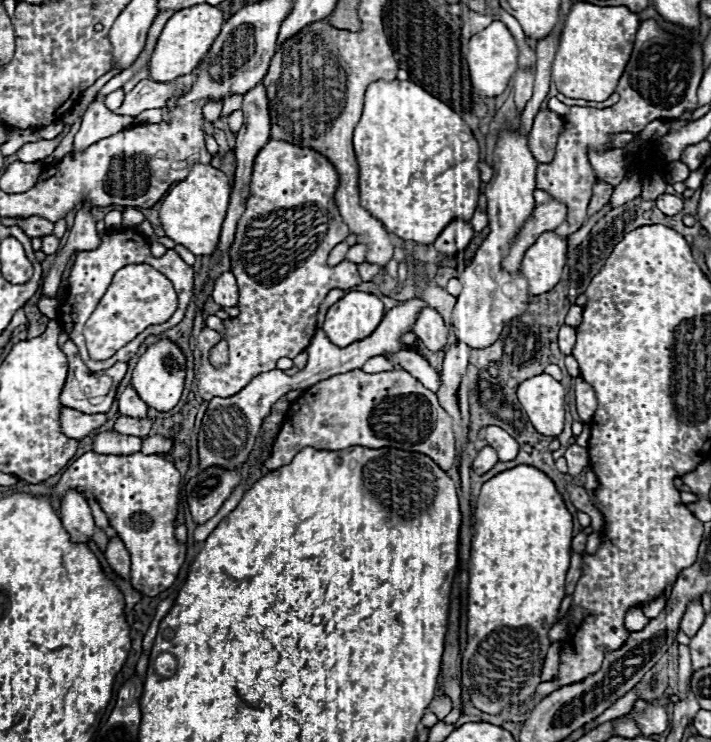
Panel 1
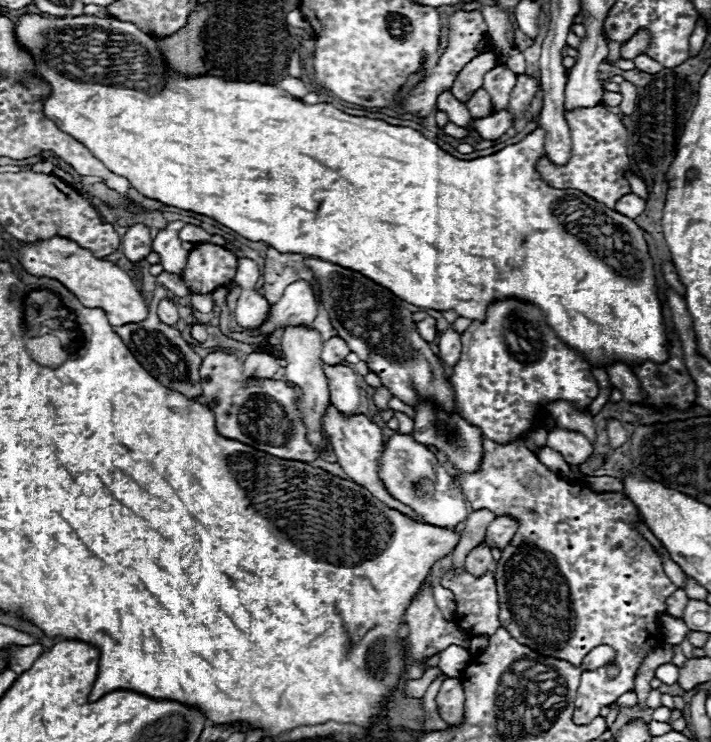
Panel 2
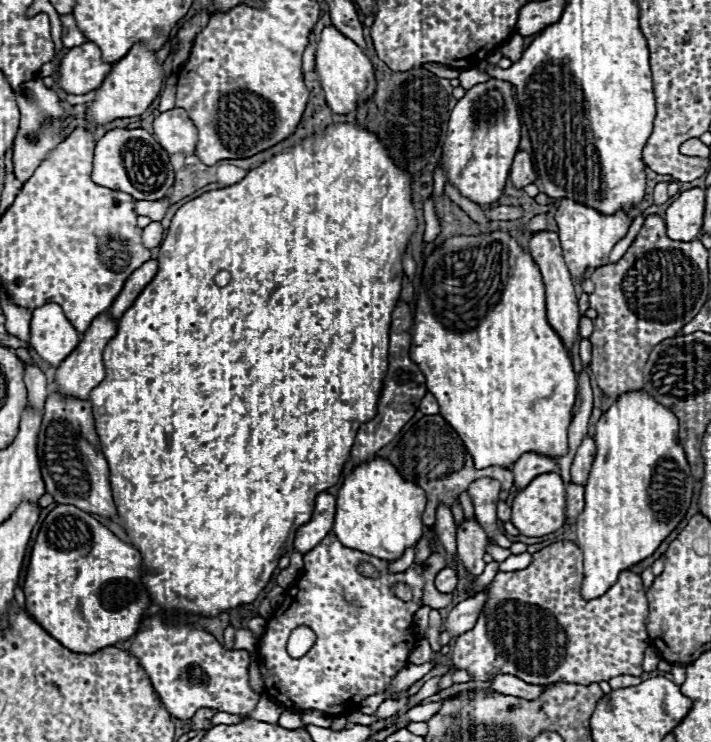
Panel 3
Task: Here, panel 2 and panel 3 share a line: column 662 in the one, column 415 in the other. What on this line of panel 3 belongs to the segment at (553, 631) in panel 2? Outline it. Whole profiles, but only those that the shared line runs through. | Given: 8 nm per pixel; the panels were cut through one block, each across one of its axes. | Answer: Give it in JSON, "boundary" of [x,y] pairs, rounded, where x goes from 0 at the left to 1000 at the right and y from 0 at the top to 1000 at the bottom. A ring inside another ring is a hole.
{"boundary":[[[467,717],[442,741],[428,747],[425,776],[385,822],[366,863],[366,906],[374,935],[411,957],[498,960],[515,938],[537,933],[571,900],[574,884],[588,865],[585,854],[577,854],[577,844],[585,822],[594,817],[596,765],[577,763],[571,771],[546,774],[546,760],[543,755],[484,739]],[[509,757],[520,757],[532,768],[532,776],[509,776],[504,771]],[[560,784],[579,795],[579,811],[568,811],[554,801]],[[422,841],[442,849],[444,865],[425,887],[408,887],[402,865],[408,852]]]}

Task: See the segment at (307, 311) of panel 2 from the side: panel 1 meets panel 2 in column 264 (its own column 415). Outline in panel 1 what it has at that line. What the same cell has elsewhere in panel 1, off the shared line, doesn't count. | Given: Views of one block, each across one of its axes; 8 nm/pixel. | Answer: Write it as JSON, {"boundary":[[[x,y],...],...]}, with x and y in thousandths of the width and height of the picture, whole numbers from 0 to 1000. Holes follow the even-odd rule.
{"boundary":[[[596,412],[579,439],[579,447],[605,469],[605,472],[622,472],[622,466],[627,464],[627,456],[630,456],[630,442],[622,431],[622,426],[605,415],[605,412]]]}

